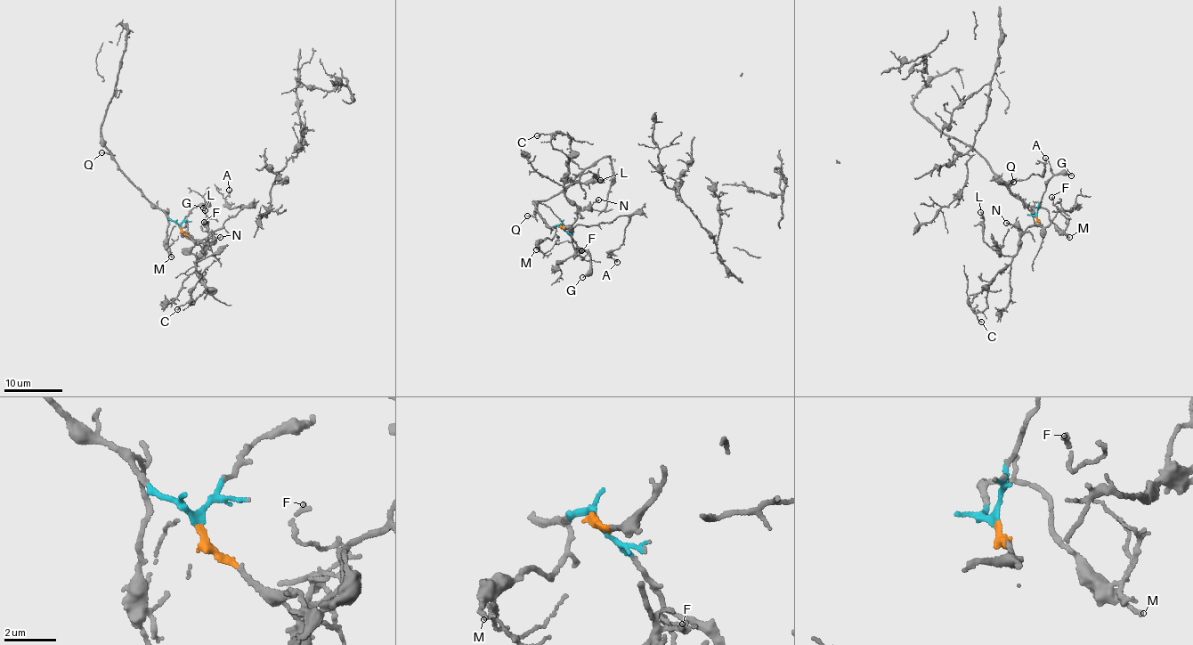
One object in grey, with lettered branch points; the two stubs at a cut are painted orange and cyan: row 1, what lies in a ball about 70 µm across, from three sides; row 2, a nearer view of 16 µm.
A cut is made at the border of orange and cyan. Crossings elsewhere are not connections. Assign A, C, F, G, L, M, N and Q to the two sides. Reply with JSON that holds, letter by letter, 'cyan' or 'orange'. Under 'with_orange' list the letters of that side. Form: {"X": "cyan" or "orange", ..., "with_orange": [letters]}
{"A": "orange", "C": "orange", "F": "orange", "G": "cyan", "L": "orange", "M": "cyan", "N": "orange", "Q": "cyan", "with_orange": ["A", "C", "F", "L", "N"]}

